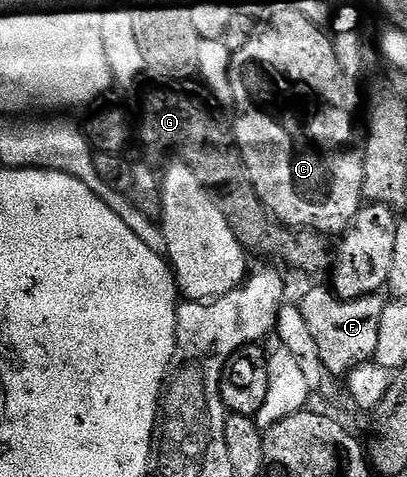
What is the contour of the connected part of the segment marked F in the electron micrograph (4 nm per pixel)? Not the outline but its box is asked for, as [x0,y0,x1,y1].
[299,286,386,376]

